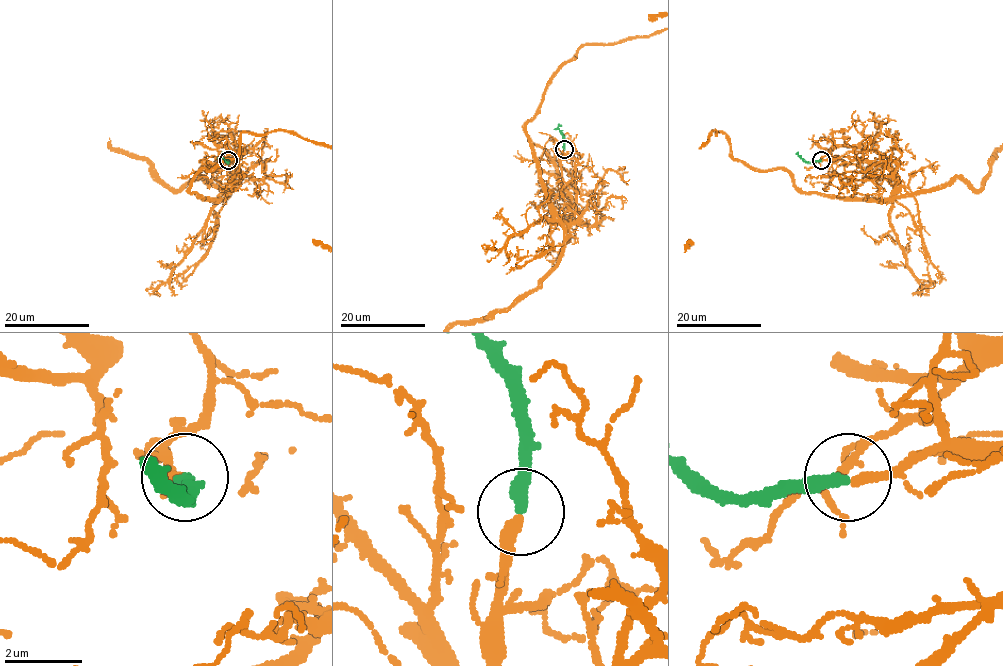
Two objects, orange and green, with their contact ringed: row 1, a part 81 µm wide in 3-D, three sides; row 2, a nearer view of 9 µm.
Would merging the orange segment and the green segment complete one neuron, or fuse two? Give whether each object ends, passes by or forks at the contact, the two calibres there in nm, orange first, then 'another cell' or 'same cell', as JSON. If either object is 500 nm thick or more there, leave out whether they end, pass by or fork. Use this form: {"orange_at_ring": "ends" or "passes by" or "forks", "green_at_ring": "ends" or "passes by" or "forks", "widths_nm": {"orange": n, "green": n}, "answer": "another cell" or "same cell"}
{"orange_at_ring": "ends", "green_at_ring": "ends", "widths_nm": {"orange": 300, "green": 360}, "answer": "same cell"}

